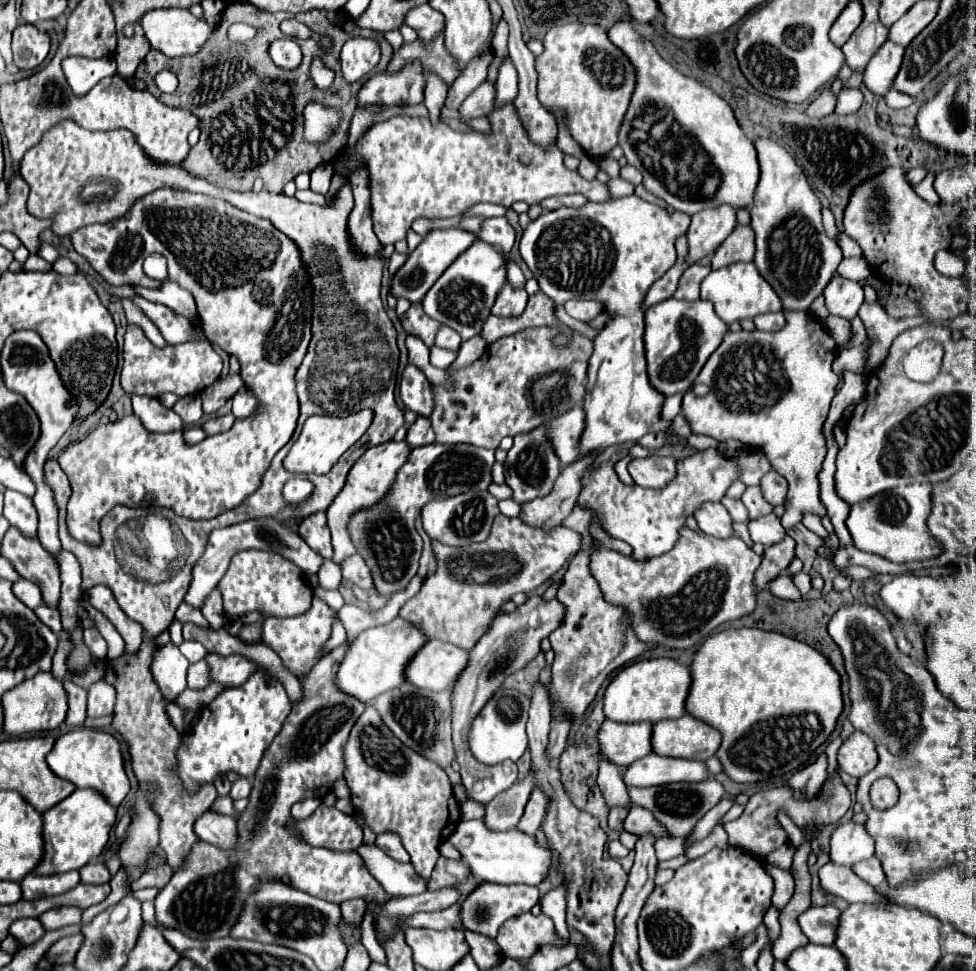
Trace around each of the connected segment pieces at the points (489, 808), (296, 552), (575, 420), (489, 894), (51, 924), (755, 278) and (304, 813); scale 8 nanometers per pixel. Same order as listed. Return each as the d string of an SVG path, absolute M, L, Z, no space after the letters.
M525 777L521 783L517 781L507 791L499 793L491 803L485 805L485 823L493 831L509 831L521 819L525 803L533 791L533 777Z
M251 519L251 521L243 521L231 527L223 527L223 529L215 529L209 537L209 543L205 547L203 557L195 563L193 571L191 571L191 585L189 591L185 595L185 603L201 609L205 605L205 599L211 595L211 591L215 589L215 585L219 583L219 579L225 575L231 557L237 551L243 549L267 549L267 551L275 551L281 553L283 557L287 557L289 561L293 561L297 567L301 567L305 573L317 573L321 567L323 557L317 555L315 551L311 551L311 547L305 543L302 537L297 533L293 533L289 527L285 527L281 521L277 519Z
M573 407L559 419L551 423L549 437L555 445L555 453L559 455L563 465L575 461L579 455L579 435L583 433L583 407Z
M481 883L463 903L461 903L461 913L463 913L463 925L465 929L483 933L487 937L495 937L497 929L501 927L503 921L509 917L515 917L523 911L529 911L535 903L539 901L539 891L537 887L523 887L523 885L493 885L493 883Z
M55 907L55 909L49 909L45 911L39 921L43 923L43 927L47 931L51 929L59 929L59 927L65 927L65 925L73 925L73 923L79 923L81 921L81 913L79 907Z
M733 263L731 267L723 267L717 271L711 271L705 281L701 283L701 299L707 299L715 305L715 313L725 321L741 321L741 319L753 319L761 313L781 311L781 299L771 289L771 285L759 275L755 263Z
M305 799L301 803L295 803L291 807L291 813L295 819L307 819L319 805L321 805L321 799Z

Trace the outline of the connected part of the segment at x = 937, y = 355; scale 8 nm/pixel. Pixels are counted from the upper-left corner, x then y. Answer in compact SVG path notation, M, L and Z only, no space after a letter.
M927 339L913 347L903 359L903 371L909 379L929 383L941 369L943 347L935 339Z

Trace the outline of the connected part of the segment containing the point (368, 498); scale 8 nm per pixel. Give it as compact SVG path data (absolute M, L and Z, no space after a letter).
M387 441L383 445L375 445L369 451L365 451L355 465L351 467L349 475L347 475L347 483L341 489L341 493L333 499L333 503L327 509L327 519L329 519L329 529L333 535L333 561L339 565L343 559L346 559L357 553L355 547L347 531L347 523L351 519L351 515L355 515L355 511L373 507L375 503L379 503L379 499L385 499L389 489L395 483L395 475L399 473L399 467L403 467L403 463L407 463L407 455L411 447L407 447L405 441Z

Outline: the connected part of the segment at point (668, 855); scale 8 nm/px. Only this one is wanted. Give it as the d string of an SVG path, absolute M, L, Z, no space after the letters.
M683 837L677 839L657 839L655 841L655 851L658 861L665 861L665 859L673 859L677 855L683 853Z

